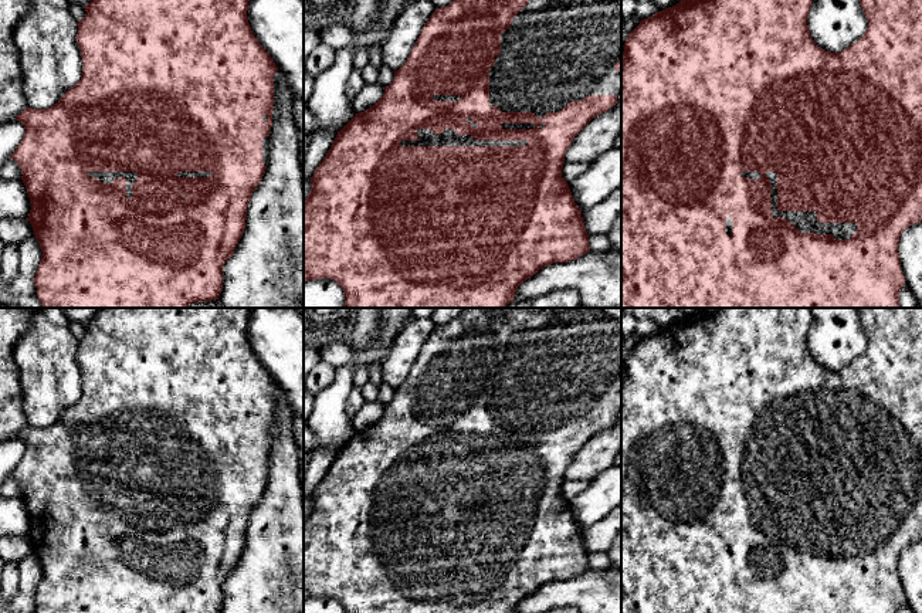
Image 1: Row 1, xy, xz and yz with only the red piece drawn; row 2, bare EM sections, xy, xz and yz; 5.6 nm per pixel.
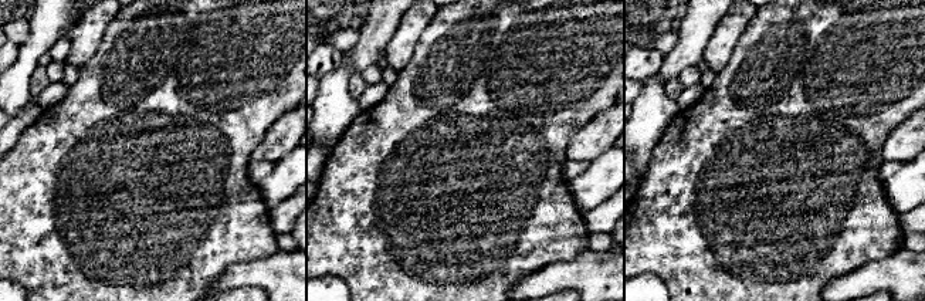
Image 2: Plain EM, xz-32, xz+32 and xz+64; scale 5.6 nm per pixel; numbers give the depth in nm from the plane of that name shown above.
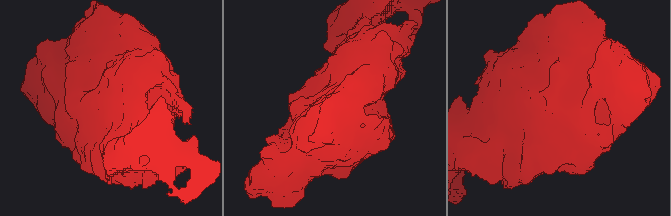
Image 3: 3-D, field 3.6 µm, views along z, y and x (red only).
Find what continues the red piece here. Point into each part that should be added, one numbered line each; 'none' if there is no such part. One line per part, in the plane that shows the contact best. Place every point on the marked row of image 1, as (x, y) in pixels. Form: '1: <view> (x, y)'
1: yz (806, 222)

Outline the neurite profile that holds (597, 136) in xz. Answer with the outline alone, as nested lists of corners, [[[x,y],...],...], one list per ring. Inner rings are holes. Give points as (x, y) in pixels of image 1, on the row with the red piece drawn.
[[[621,104],[593,118],[573,139],[566,150],[567,163],[591,163],[604,152],[614,148],[621,133]]]

